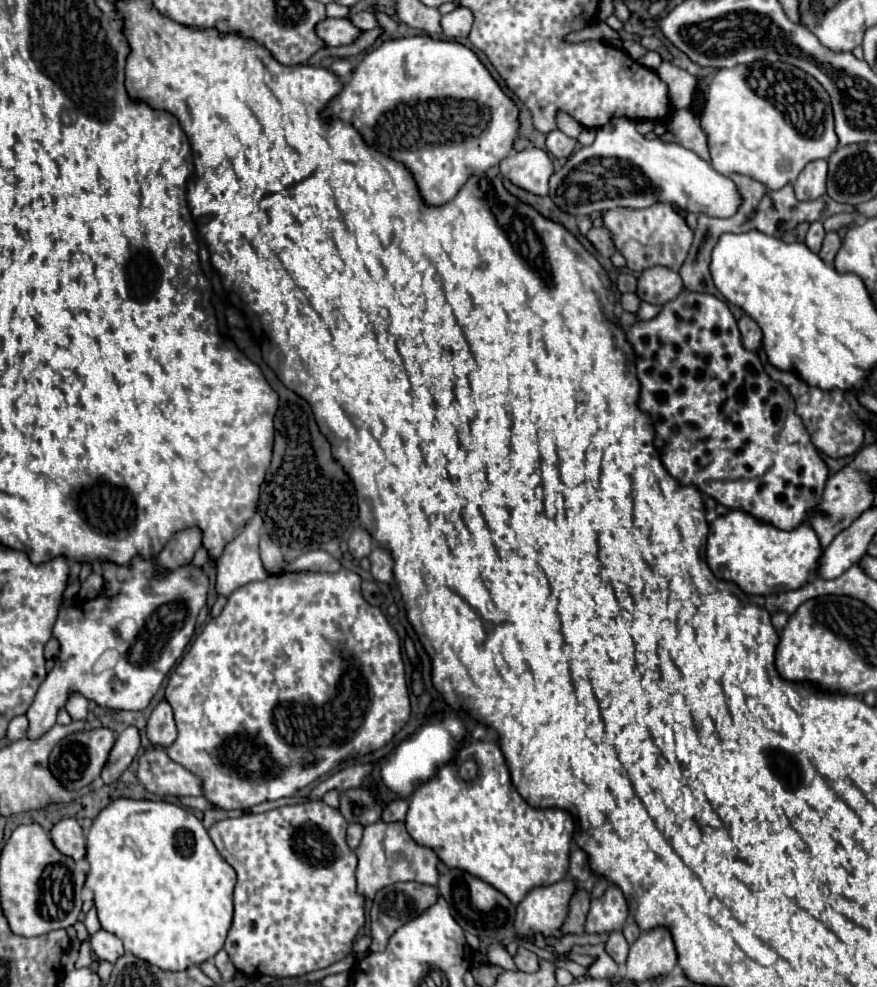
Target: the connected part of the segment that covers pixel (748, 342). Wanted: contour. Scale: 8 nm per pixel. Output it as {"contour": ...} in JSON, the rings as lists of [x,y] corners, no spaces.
{"contour":[[[743,314],[739,318],[739,330],[741,330],[741,342],[745,350],[759,350],[761,348],[761,328],[757,326],[757,322],[753,318],[749,318],[747,314]]]}

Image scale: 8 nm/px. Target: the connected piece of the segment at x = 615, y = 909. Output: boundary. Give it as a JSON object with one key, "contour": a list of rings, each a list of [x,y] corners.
{"contour":[[[611,884],[603,896],[591,900],[591,910],[587,916],[585,930],[587,934],[611,932],[615,928],[621,928],[625,918],[627,918],[627,902],[623,898],[623,892]]]}

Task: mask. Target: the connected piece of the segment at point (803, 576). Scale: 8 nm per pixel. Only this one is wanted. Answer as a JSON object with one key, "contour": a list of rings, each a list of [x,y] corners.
{"contour":[[[731,510],[711,522],[707,538],[707,564],[719,580],[737,584],[745,594],[769,596],[787,590],[799,590],[809,584],[819,570],[823,548],[815,530],[803,524],[791,532],[759,522],[741,510]]]}

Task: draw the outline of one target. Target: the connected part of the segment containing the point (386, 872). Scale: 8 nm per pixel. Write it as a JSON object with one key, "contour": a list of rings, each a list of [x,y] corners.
{"contour":[[[375,822],[375,826],[367,826],[363,832],[363,840],[359,844],[359,848],[355,850],[357,858],[359,858],[359,866],[357,866],[357,892],[361,896],[365,896],[367,900],[373,900],[373,896],[377,894],[377,890],[395,884],[395,882],[419,882],[419,884],[429,884],[435,886],[437,884],[437,854],[431,848],[423,848],[417,844],[415,840],[407,834],[405,824],[403,822],[395,822],[395,824],[385,824],[385,822]]]}

